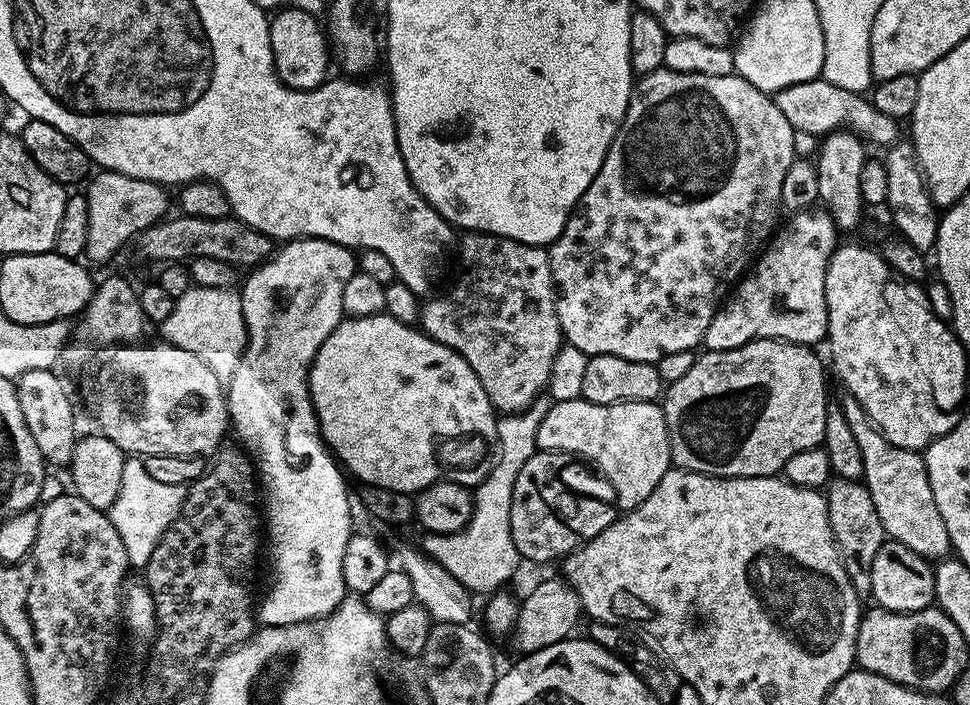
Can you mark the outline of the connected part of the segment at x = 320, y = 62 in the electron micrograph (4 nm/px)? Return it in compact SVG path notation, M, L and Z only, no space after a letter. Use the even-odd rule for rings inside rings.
M281 7L268 21L270 30L270 50L274 54L274 66L278 78L294 90L314 90L329 79L328 56L330 41L326 28L304 8ZM276 16L276 17L275 17Z

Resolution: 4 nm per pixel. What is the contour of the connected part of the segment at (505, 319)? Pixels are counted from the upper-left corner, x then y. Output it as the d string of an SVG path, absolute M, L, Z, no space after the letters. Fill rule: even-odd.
M465 231L461 236L464 237L461 240L459 237L454 248L456 281L449 286L448 292L428 298L433 300L423 301L419 327L431 340L444 344L466 358L470 370L478 374L478 382L482 382L482 390L486 390L497 413L523 414L543 394L562 345L552 271L548 265L548 248L483 232Z

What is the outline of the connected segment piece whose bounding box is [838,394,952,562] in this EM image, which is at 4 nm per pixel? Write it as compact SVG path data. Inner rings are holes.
M841 396L838 406L842 414L846 414L846 423L858 441L864 467L862 482L870 490L870 498L874 498L874 510L878 510L878 518L882 518L885 537L914 550L914 554L923 556L929 562L945 559L952 552L952 543L950 534L946 534L946 522L942 522L942 514L938 514L938 506L934 503L934 490L930 490L923 455L894 446L894 442L887 440L876 429L866 410L853 396Z

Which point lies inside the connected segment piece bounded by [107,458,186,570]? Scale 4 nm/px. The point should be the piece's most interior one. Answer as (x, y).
(146, 506)

